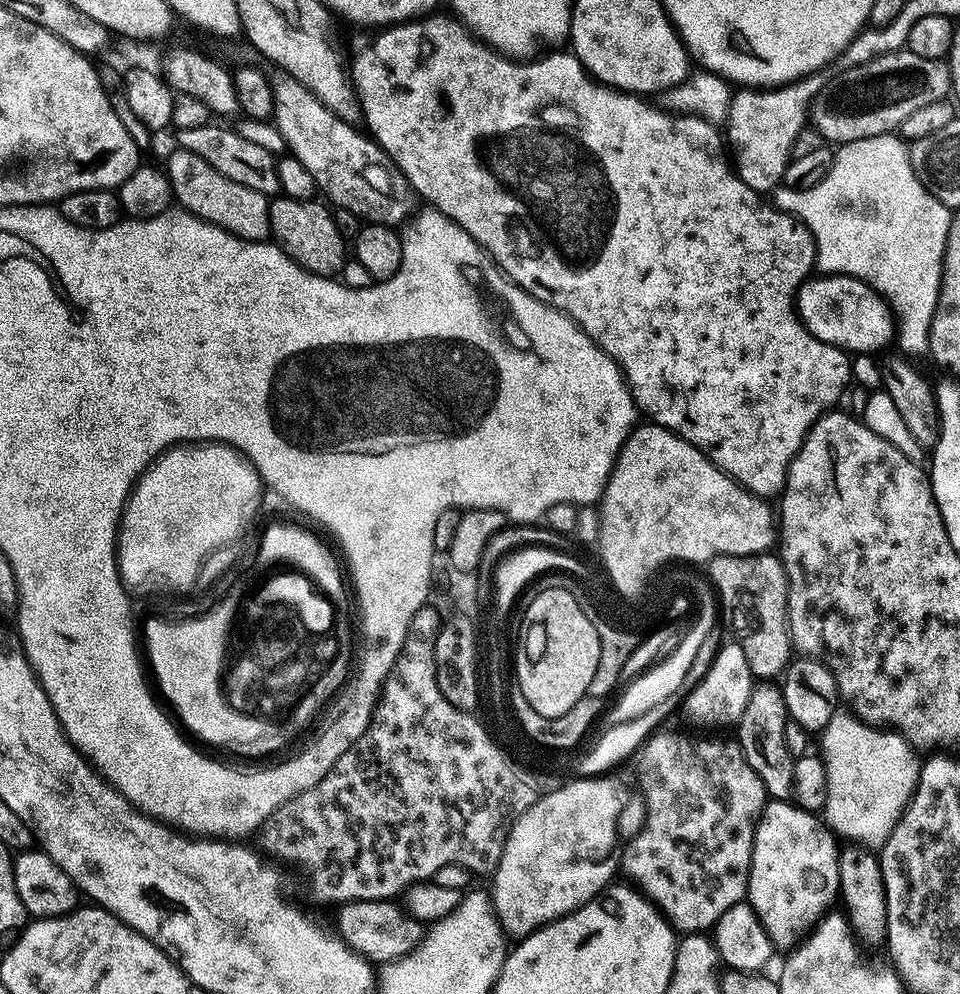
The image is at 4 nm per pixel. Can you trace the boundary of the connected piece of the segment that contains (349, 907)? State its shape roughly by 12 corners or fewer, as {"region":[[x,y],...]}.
{"region":[[387,900],[341,907],[339,935],[376,966],[411,956],[421,921]]}

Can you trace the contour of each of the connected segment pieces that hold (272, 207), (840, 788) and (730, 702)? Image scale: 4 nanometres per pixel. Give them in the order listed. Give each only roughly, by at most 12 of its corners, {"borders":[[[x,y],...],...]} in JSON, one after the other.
{"borders":[[[312,200],[268,206],[271,239],[303,271],[335,277],[346,240]],[[837,710],[819,733],[837,837],[892,833],[921,761],[899,732]],[[739,642],[721,643],[685,699],[696,728],[739,725],[754,691]]]}

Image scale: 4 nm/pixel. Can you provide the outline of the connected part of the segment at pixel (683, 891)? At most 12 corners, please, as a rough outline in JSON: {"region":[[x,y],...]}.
{"region":[[735,739],[638,752],[622,868],[677,933],[745,899],[766,793]]}

